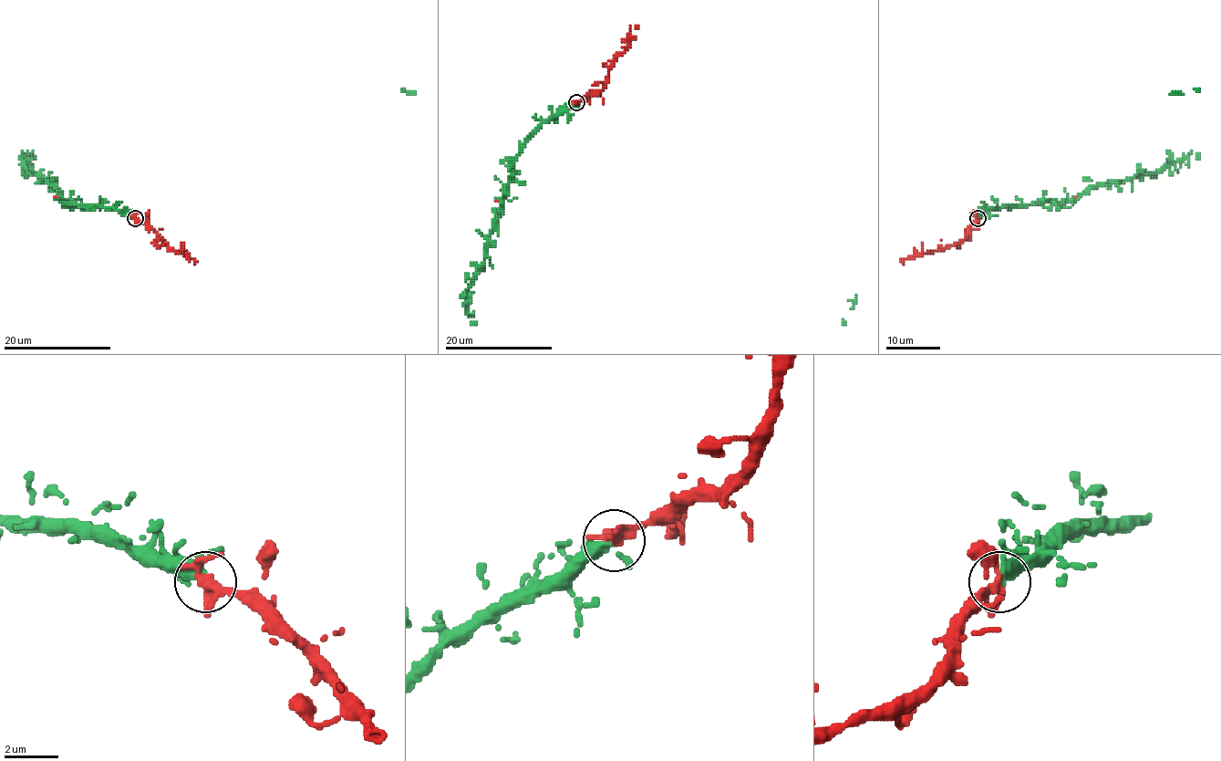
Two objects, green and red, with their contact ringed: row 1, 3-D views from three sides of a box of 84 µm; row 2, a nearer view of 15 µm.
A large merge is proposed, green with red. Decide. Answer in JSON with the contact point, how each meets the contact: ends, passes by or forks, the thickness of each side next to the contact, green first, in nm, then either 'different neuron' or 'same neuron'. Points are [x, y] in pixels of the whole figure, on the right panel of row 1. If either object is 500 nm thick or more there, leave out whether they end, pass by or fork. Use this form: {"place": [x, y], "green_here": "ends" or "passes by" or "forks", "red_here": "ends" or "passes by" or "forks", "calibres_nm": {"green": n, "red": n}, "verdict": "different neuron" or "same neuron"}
{"place": [977, 218], "green_here": "passes by", "red_here": "forks", "calibres_nm": {"green": 300, "red": 300}, "verdict": "same neuron"}

